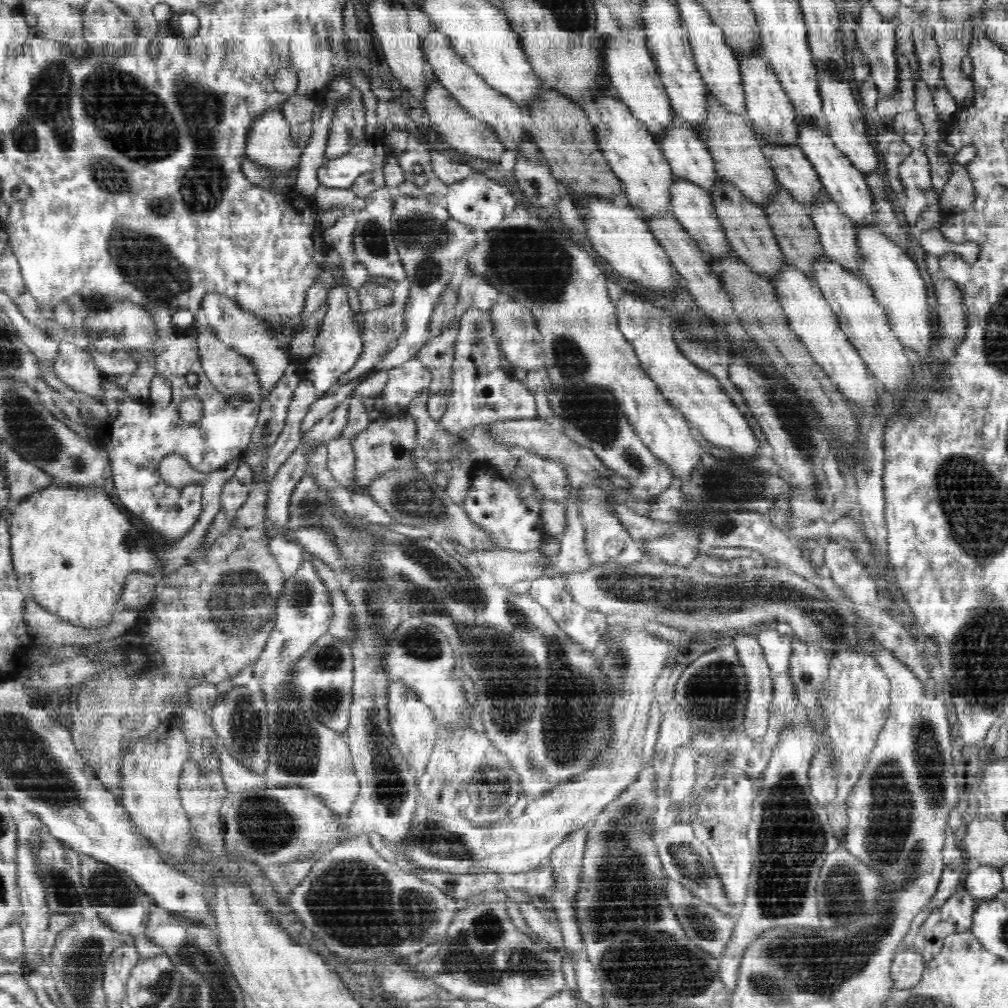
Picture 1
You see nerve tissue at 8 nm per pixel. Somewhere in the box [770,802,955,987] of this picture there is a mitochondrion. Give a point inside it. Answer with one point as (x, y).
(842, 895)

